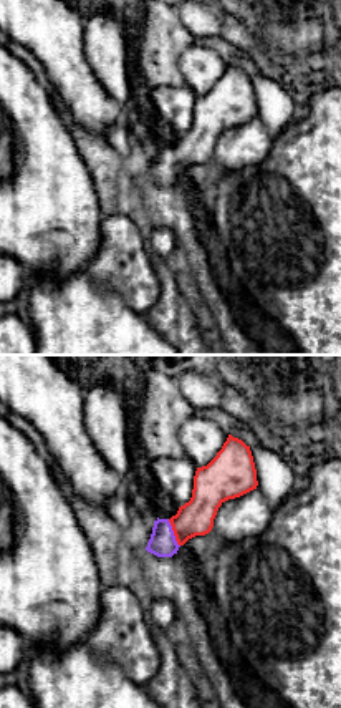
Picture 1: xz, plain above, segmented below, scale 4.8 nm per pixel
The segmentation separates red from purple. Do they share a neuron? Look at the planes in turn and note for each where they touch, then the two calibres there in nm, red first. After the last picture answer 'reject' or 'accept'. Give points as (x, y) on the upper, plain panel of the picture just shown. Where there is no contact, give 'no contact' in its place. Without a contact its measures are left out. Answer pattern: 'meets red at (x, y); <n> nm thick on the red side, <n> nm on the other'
meets red at (174, 161); 180 nm thick on the red side, 130 nm on the other

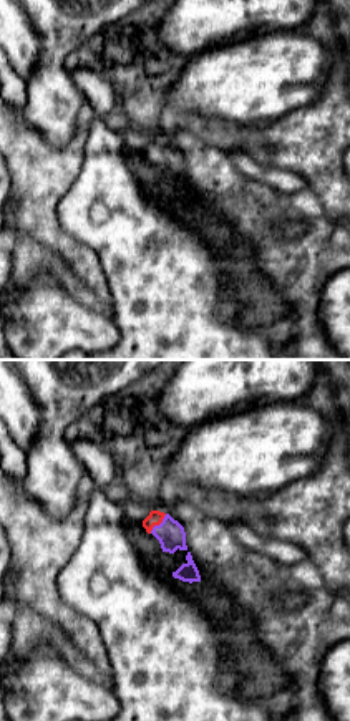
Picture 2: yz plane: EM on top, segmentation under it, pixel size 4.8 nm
meets red at (158, 153); 70 nm thick on the red side, 140 nm on the other

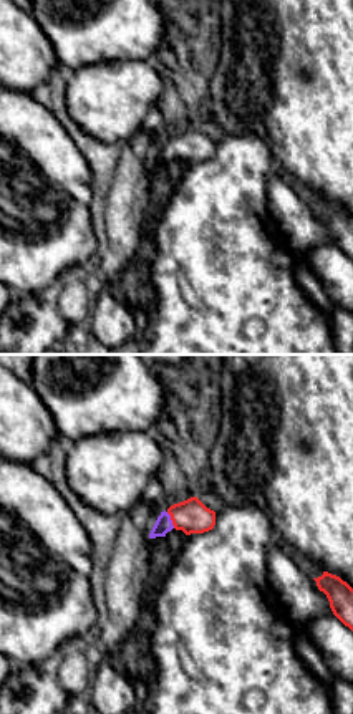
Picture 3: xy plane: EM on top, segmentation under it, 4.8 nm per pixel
meets red at (171, 148); 160 nm thick on the red side, 80 nm on the other

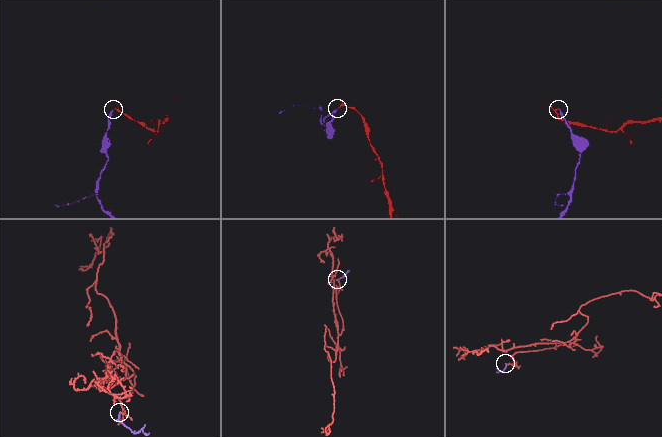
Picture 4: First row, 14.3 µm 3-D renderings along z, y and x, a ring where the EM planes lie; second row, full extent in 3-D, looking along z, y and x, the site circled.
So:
accept

